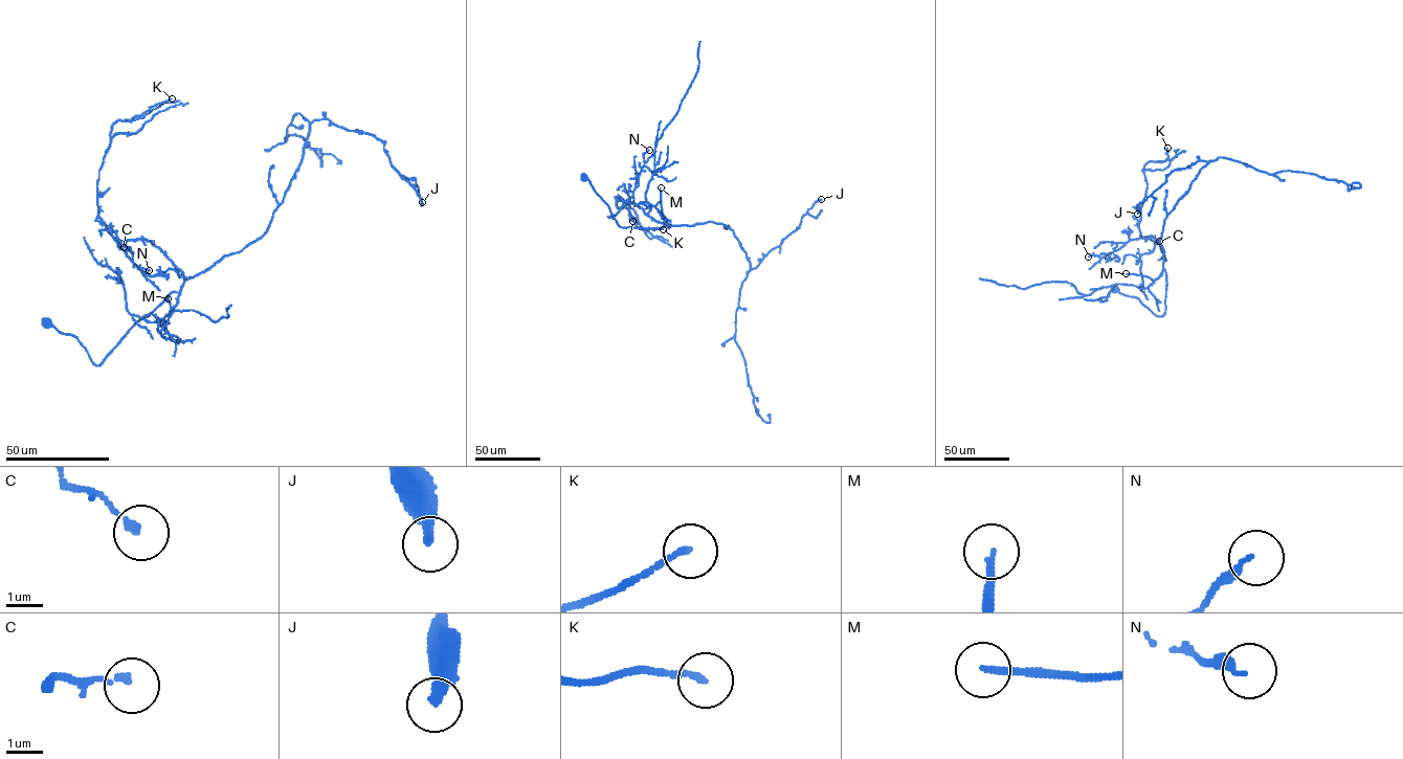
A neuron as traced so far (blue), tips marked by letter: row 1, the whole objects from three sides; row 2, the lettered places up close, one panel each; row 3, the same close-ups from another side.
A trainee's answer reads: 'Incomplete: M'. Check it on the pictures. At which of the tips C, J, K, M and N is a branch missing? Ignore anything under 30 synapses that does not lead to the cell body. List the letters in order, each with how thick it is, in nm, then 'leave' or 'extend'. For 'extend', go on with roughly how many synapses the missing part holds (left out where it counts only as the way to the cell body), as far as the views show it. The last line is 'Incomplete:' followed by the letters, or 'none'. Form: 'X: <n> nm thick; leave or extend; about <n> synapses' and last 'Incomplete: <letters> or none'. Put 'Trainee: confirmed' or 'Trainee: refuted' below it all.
C: 170 nm thick; leave
J: 360 nm thick; leave
K: 160 nm thick; leave
M: 180 nm thick; extend; about 35 synapses
N: 200 nm thick; leave
Incomplete: M
Trainee: confirmed

